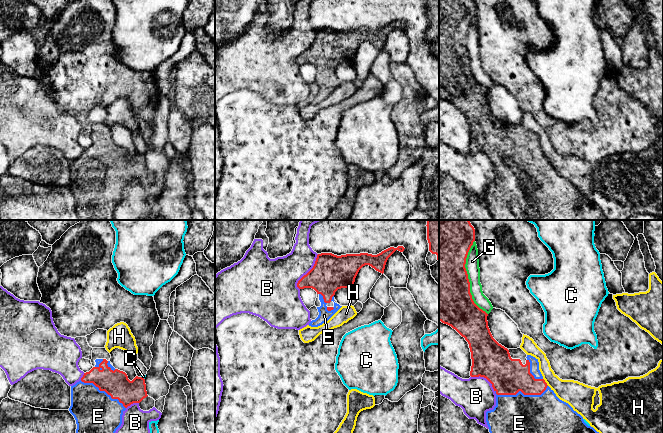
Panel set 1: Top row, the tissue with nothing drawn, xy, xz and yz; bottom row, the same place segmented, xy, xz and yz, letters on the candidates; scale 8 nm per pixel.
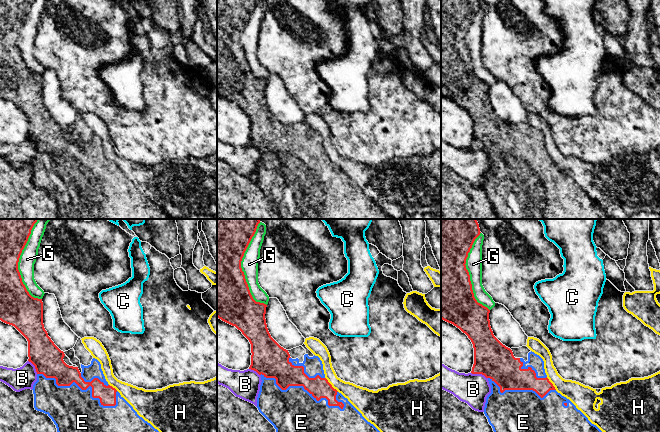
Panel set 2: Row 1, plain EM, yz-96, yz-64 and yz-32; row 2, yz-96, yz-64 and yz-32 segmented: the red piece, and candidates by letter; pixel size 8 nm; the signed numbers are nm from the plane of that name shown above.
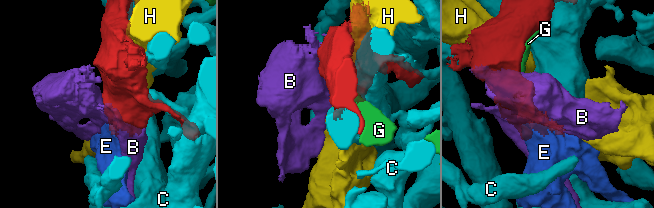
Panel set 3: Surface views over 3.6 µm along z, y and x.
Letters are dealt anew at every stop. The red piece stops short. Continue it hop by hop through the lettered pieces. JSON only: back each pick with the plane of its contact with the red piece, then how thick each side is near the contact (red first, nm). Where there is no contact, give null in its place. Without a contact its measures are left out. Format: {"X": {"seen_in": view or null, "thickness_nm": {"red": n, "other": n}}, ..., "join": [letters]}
{"E": {"seen_in": "yz", "thickness_nm": {"red": 300, "other": 460}}, "join": ["E"]}

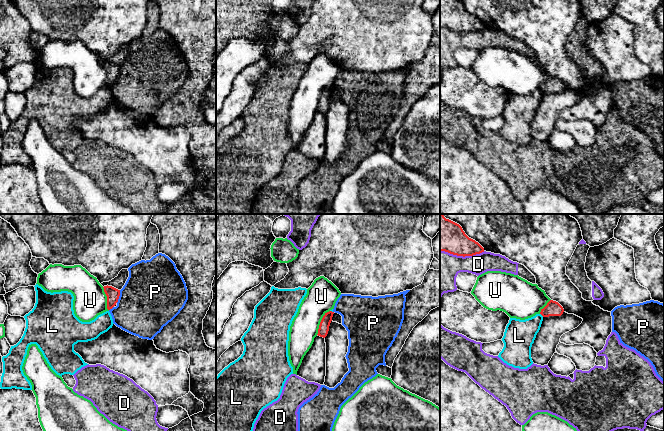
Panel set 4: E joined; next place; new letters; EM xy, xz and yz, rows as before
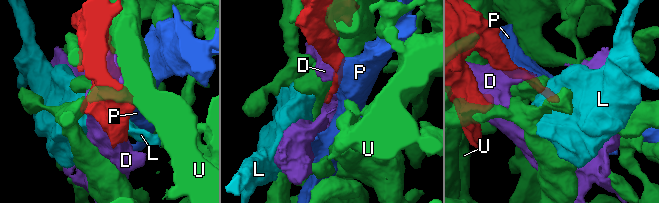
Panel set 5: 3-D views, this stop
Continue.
{"join": []}

